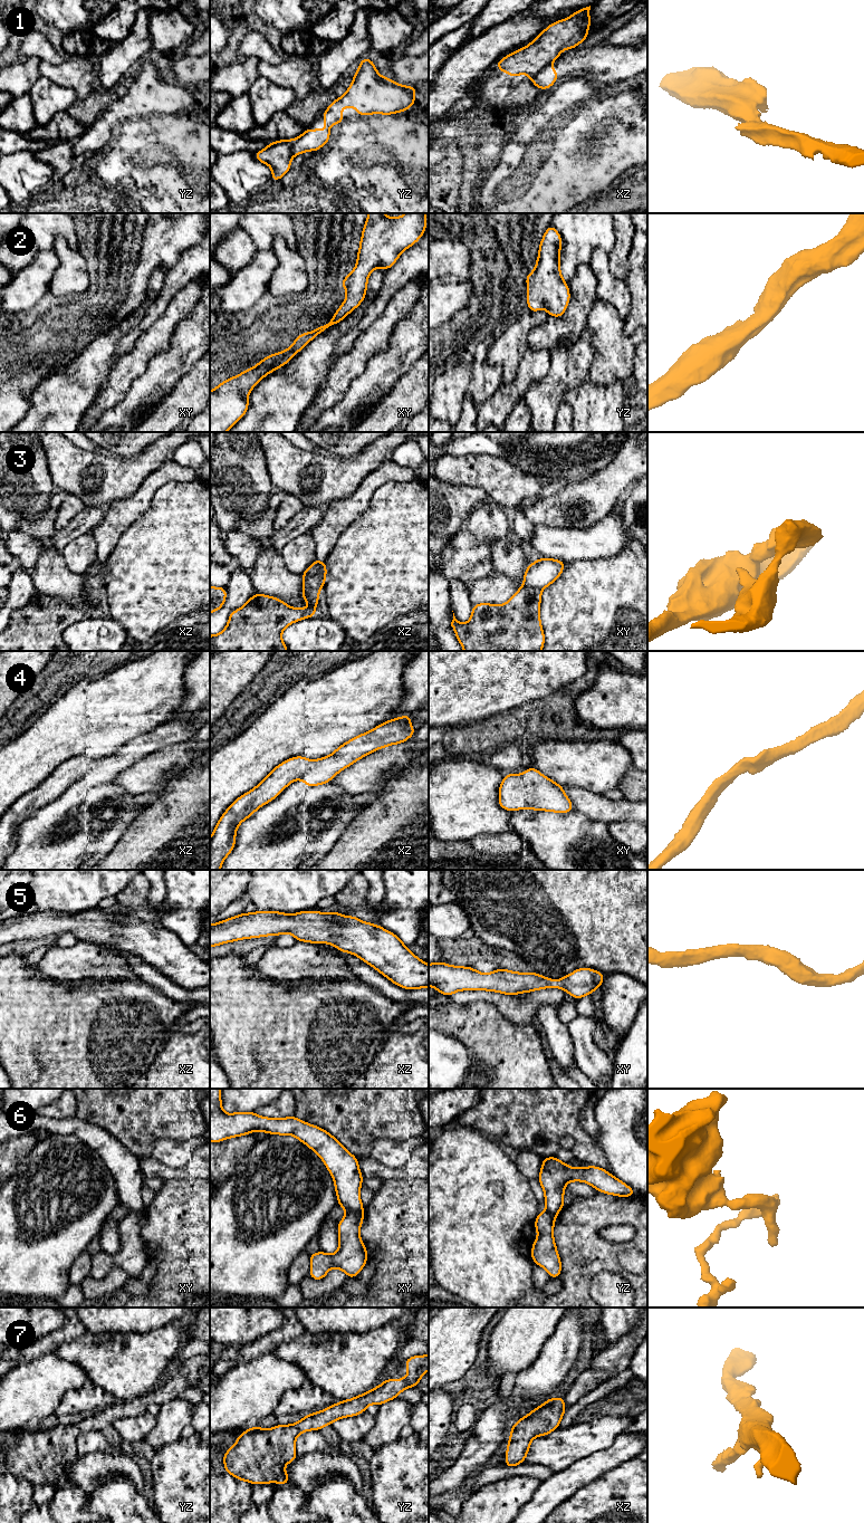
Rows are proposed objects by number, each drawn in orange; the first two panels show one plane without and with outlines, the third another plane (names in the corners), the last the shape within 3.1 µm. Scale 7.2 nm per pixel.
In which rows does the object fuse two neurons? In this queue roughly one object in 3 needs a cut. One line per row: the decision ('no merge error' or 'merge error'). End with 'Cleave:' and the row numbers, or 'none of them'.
1: merge error
2: no merge error
3: merge error
4: no merge error
5: no merge error
6: merge error
7: no merge error
Cleave: 1, 3, 6

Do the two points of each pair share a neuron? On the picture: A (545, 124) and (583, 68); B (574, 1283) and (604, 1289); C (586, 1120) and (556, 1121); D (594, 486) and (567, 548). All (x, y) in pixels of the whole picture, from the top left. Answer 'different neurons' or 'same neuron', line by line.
A: different neurons
B: different neurons
C: different neurons
D: different neurons

